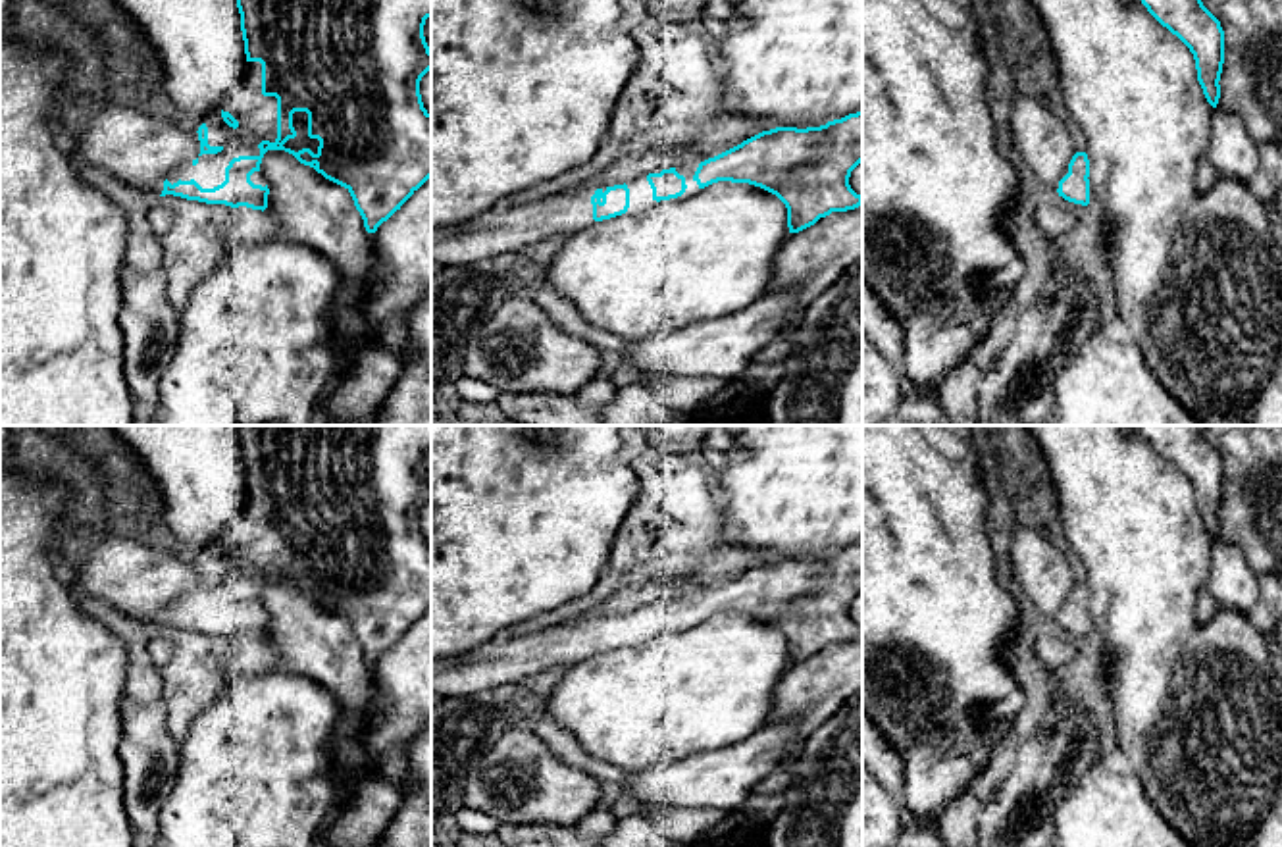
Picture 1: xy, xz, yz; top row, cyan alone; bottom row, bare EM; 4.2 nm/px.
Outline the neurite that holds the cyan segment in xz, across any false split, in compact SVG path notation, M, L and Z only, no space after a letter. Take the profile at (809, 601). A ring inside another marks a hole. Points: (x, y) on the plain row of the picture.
M862 543L820 558L776 558L705 593L653 603L624 616L589 620L576 626L552 626L527 637L506 635L466 654L431 660L431 693L441 697L470 695L508 681L520 681L552 666L570 668L595 653L643 645L660 631L687 629L718 612L749 614L776 626L787 639L789 664L799 664L832 643L847 643L862 635L862 628L849 616L851 603L860 593Z

